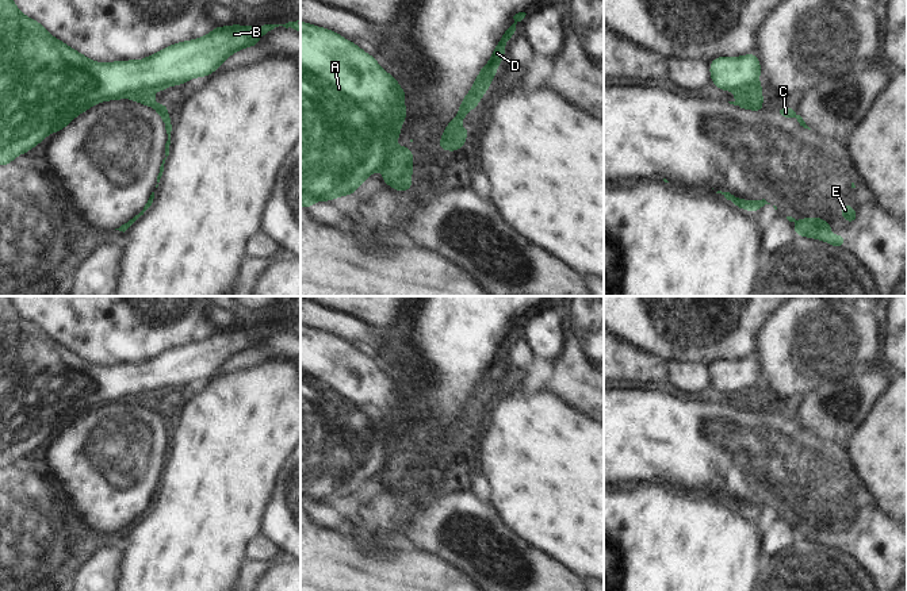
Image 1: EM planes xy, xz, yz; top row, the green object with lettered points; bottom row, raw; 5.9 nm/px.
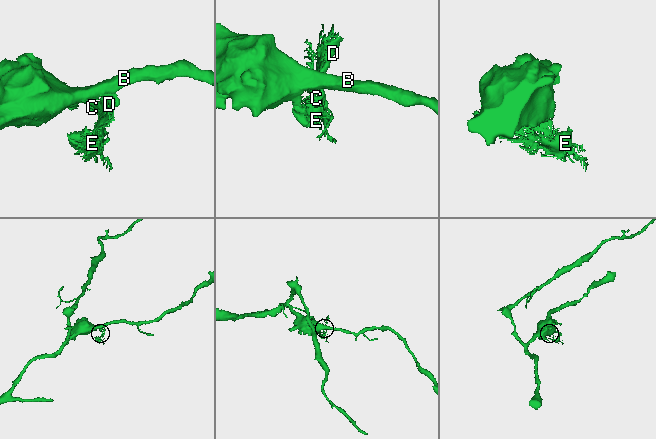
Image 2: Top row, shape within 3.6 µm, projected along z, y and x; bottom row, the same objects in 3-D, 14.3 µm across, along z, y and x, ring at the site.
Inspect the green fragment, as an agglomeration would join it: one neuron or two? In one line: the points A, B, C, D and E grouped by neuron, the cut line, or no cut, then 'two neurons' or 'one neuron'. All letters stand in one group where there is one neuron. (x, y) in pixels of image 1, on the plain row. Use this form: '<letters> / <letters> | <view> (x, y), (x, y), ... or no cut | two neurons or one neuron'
A B / C D E | xz (452, 429), (458, 433), (456, 448), (459, 451) | two neurons

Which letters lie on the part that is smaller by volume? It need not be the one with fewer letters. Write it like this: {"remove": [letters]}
{"remove": ["C", "D", "E"]}

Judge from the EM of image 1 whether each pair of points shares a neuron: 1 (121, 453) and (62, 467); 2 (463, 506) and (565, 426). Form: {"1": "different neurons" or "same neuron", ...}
{"1": "same neuron", "2": "different neurons"}

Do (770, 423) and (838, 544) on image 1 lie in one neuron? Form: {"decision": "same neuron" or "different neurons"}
{"decision": "same neuron"}

